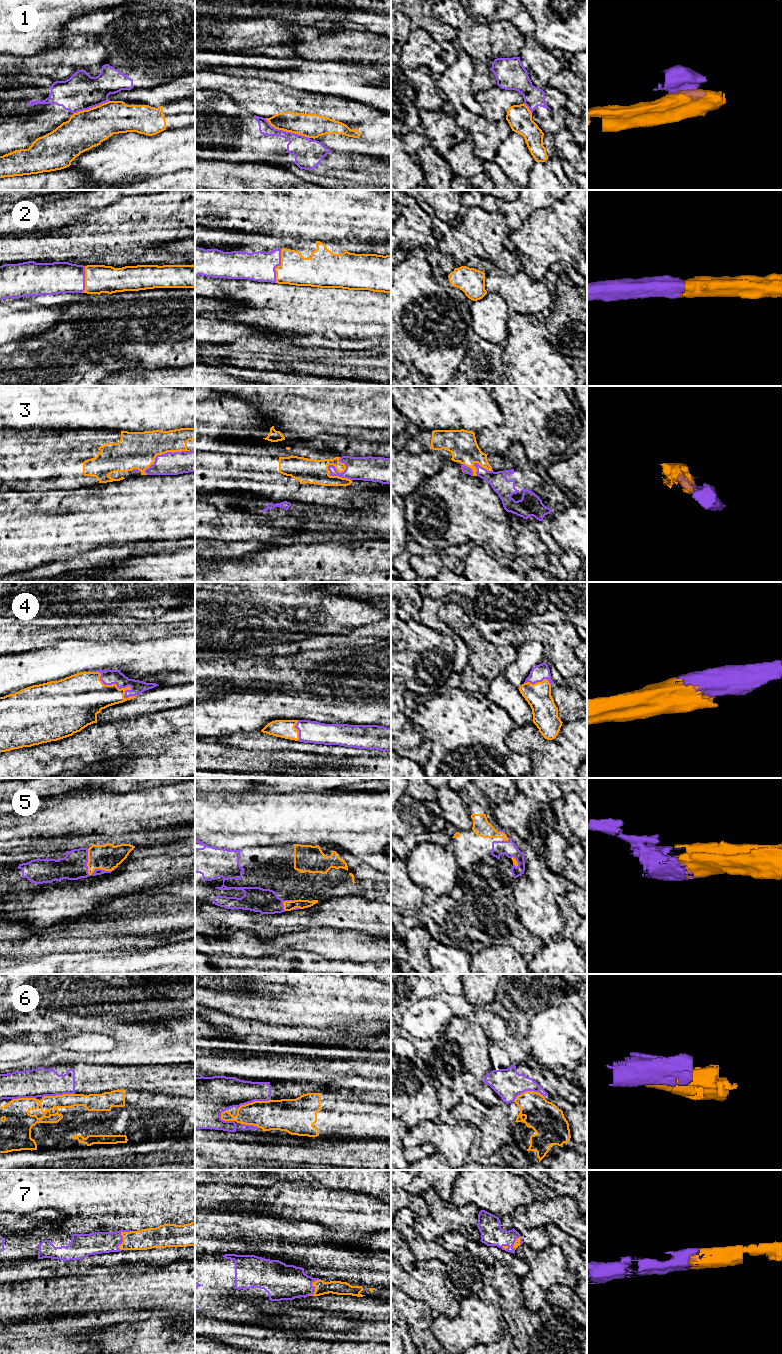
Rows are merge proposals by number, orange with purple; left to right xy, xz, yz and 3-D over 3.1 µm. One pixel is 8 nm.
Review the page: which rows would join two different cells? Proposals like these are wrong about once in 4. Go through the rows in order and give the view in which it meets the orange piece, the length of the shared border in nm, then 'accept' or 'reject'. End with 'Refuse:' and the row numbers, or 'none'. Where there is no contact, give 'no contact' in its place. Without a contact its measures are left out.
1: contact in xz; length 400 nm; reject
2: contact in xz; length 280 nm; accept
3: contact in xz; length 240 nm; reject
4: contact in xy; length 420 nm; accept
5: contact in xy; length 280 nm; reject
6: contact in yz; length 260 nm; reject
7: contact in xy; length 190 nm; accept
Refuse: 1, 3, 5, 6

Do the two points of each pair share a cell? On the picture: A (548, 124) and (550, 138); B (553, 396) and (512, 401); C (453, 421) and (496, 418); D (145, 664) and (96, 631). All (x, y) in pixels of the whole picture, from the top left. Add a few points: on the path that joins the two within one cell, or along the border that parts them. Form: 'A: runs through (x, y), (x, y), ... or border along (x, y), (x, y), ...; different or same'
A: border along (565, 126), (557, 132), (546, 132), (544, 134); different
B: runs through (543, 400), (522, 400); same
C: runs through (464, 418), (485, 418); same
D: border along (106, 639), (82, 640); different

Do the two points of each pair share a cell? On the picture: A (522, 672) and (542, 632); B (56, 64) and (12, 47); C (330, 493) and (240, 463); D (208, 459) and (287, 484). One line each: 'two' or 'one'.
A: two
B: two
C: one
D: one

